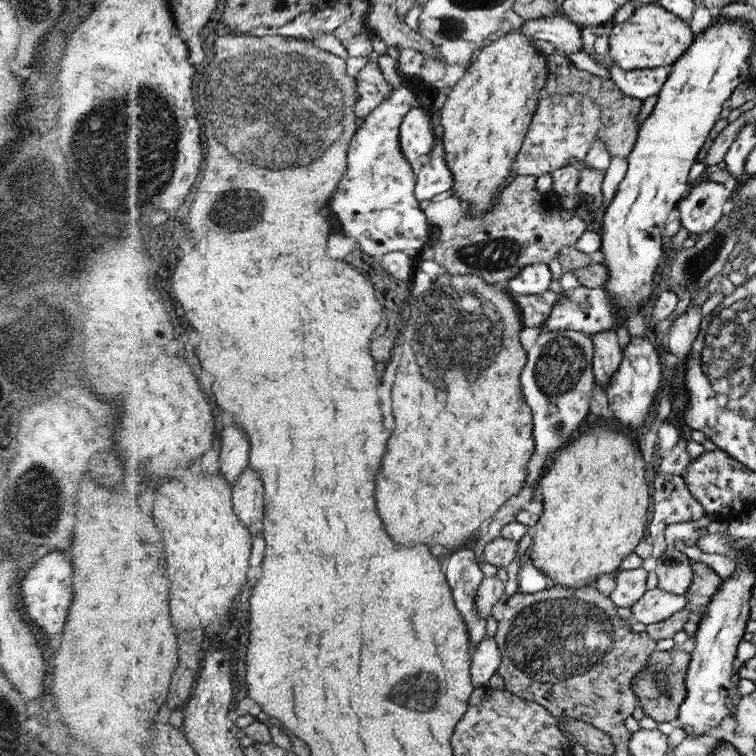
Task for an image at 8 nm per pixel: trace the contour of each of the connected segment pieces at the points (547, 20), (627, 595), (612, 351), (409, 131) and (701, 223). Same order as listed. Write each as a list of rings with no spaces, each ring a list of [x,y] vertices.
[[[564,15],[540,17],[526,21],[520,28],[525,36],[554,44],[564,57],[580,52],[582,28]]]
[[[642,567],[634,570],[621,570],[616,575],[616,587],[609,595],[620,606],[631,608],[647,591],[647,572]]]
[[[615,329],[597,332],[594,336],[594,356],[592,371],[596,375],[596,385],[601,385],[604,390],[612,381],[614,371],[618,370],[623,354],[618,343],[618,333]]]
[[[413,106],[408,114],[404,115],[402,124],[402,149],[408,161],[430,154],[434,146],[434,128],[430,116],[419,106]]]
[[[704,177],[694,181],[692,192],[679,204],[681,226],[692,234],[710,232],[728,209],[731,193],[724,184]]]

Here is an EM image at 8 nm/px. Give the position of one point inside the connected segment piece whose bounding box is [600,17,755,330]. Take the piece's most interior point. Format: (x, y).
(689, 104)

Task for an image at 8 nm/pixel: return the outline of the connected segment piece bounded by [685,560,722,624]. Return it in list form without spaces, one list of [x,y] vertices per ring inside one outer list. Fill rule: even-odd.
[[[692,560],[692,569],[695,574],[693,586],[690,586],[689,592],[686,592],[685,596],[688,598],[688,603],[693,605],[690,616],[696,615],[697,624],[700,624],[702,615],[706,611],[706,605],[710,603],[716,590],[719,590],[722,580],[710,566],[702,562]]]

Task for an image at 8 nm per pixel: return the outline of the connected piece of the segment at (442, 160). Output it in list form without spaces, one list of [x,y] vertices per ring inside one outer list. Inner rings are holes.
[[[446,156],[427,159],[417,174],[419,182],[416,183],[416,199],[430,200],[436,194],[442,194],[452,189],[455,177],[447,165]]]

